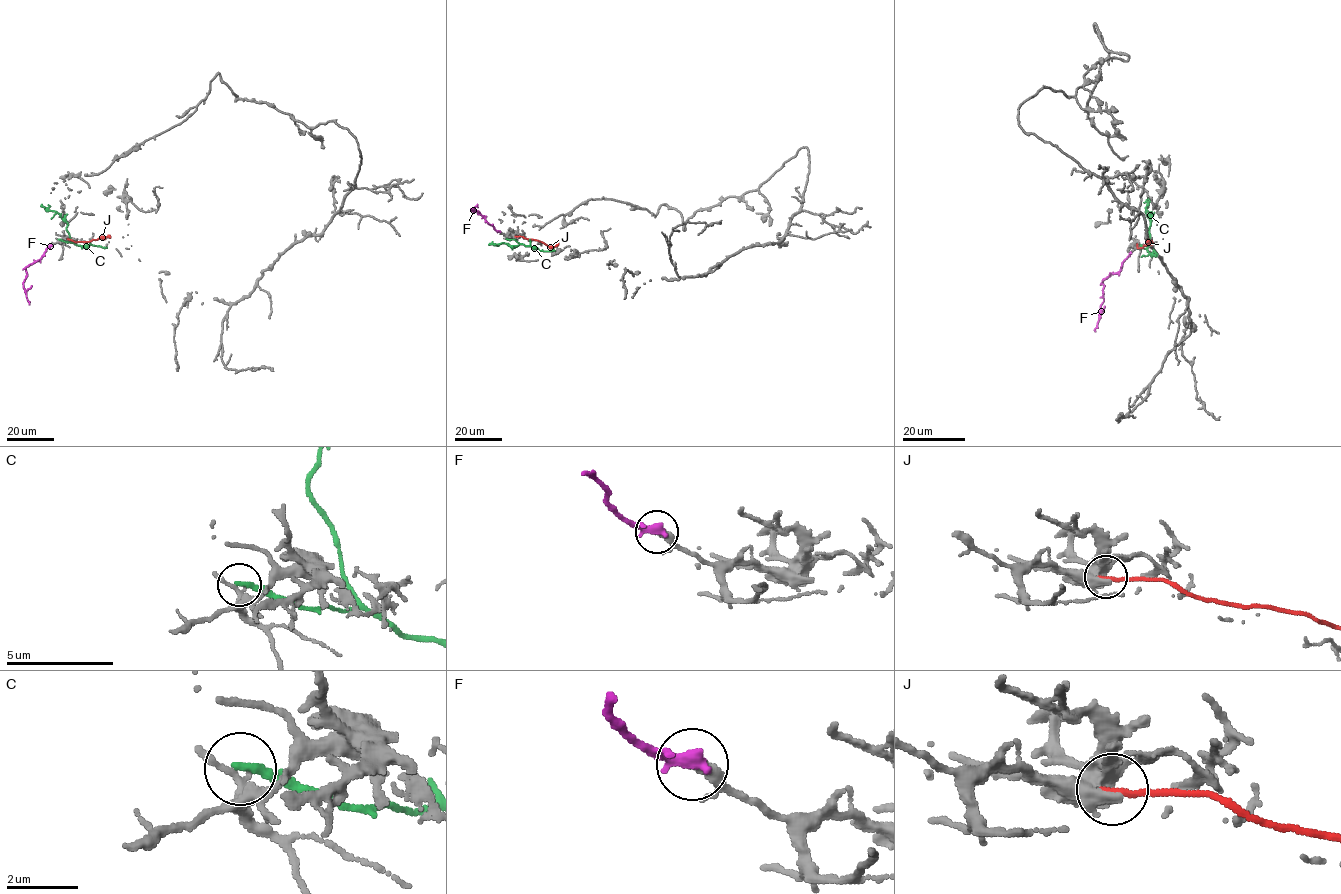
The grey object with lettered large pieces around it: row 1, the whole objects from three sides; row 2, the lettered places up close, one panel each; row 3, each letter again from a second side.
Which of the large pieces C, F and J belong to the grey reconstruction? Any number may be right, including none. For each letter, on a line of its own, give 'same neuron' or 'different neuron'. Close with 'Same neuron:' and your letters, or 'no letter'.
C: different neuron
F: same neuron
J: different neuron
Same neuron: F

